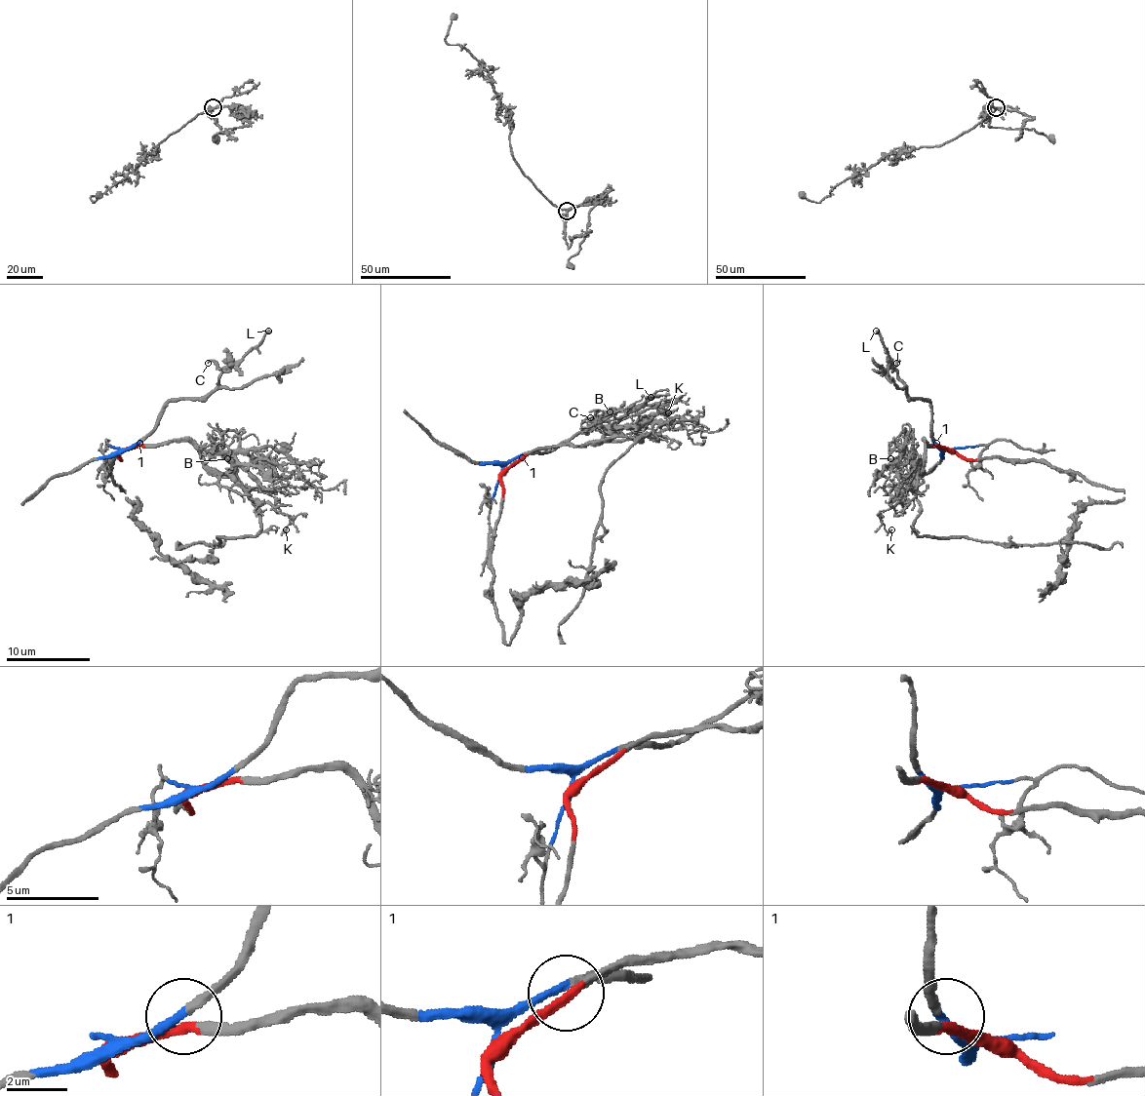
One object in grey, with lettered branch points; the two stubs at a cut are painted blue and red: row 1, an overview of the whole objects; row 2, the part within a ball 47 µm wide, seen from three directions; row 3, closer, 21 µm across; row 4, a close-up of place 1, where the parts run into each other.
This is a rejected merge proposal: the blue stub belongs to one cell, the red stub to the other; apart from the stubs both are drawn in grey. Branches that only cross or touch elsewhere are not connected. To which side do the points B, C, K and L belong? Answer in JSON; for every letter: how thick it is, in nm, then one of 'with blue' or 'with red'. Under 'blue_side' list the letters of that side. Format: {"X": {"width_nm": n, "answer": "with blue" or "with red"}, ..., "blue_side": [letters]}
{"B": {"width_nm": 130, "answer": "with red"}, "C": {"width_nm": 140, "answer": "with blue"}, "K": {"width_nm": 120, "answer": "with red"}, "L": {"width_nm": 190, "answer": "with blue"}, "blue_side": ["C", "L"]}

